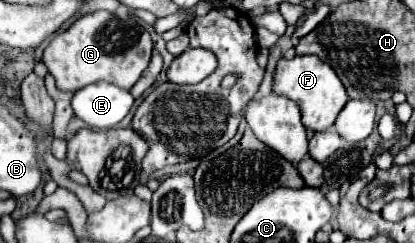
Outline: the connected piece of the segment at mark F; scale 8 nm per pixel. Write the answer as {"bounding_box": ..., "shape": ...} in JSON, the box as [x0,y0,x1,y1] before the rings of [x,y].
{"bounding_box":[273,55,349,131],"shape":[[[317,55],[279,59],[275,77],[273,77],[273,93],[295,101],[301,109],[303,125],[311,131],[329,129],[335,123],[335,117],[339,115],[339,111],[349,101],[345,87],[341,83],[341,79],[337,77],[337,73],[327,63],[323,63]]]}

